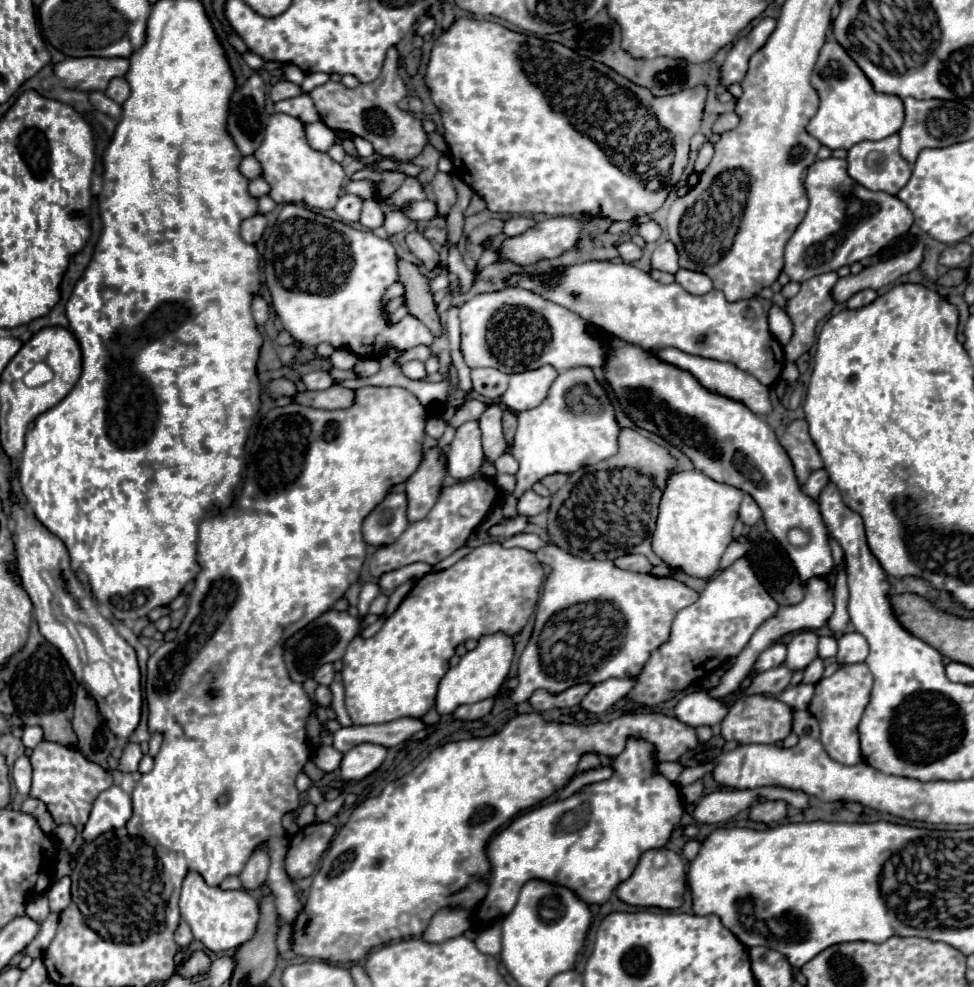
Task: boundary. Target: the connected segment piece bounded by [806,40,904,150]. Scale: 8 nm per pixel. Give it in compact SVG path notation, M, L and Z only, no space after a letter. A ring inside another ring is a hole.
M830 40L822 46L812 72L812 86L820 96L820 108L806 130L830 150L850 150L862 140L882 140L890 134L896 134L904 122L902 100L898 96L874 92L870 80L836 40Z

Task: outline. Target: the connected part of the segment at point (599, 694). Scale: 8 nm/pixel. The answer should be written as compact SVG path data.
M628 678L628 680L606 680L602 684L596 684L582 700L582 708L592 714L602 714L614 702L624 698L634 688L635 682L634 678L632 680Z

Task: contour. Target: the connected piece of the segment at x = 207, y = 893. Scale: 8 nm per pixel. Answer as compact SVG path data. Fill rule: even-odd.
M190 872L184 878L180 892L180 912L182 912L182 920L186 920L188 926L192 928L194 938L216 954L236 950L238 946L252 940L256 924L260 920L258 902L248 892L244 890L226 892L220 888L210 888L202 880L202 876L194 872Z

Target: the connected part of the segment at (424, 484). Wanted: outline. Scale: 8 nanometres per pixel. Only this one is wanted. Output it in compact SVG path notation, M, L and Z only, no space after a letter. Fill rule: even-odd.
M438 448L426 450L418 470L406 480L408 494L408 522L414 524L424 520L430 508L438 500L438 490L442 488L446 466L440 462Z

